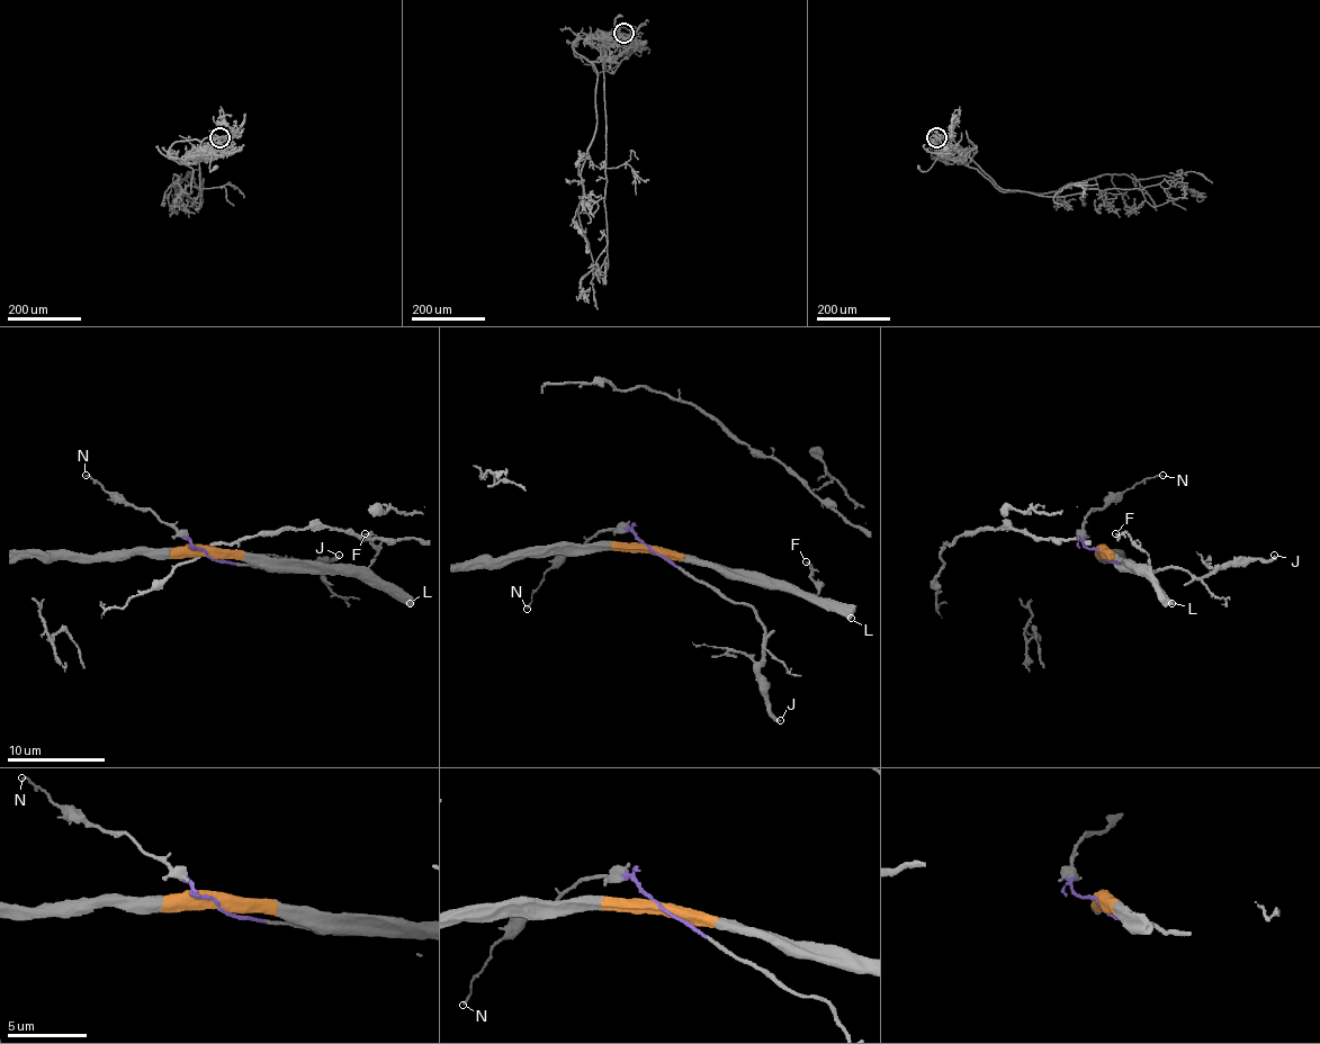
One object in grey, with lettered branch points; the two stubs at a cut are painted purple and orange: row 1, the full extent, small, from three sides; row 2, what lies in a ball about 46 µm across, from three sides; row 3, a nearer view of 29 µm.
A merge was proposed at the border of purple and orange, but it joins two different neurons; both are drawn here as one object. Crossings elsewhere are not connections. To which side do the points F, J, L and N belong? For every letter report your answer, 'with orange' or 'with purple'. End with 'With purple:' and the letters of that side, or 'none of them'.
F: with orange
J: with purple
L: with orange
N: with purple
With purple: J, N

